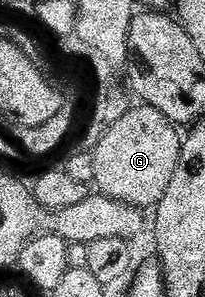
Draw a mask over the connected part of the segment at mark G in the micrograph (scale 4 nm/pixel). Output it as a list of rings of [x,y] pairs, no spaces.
[[[148,104],[139,108],[132,107],[95,147],[94,185],[105,197],[148,211],[166,195],[166,186],[178,167],[182,137],[166,115]]]

